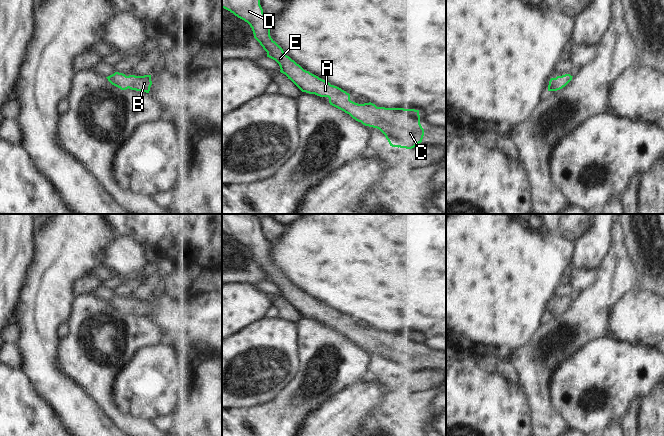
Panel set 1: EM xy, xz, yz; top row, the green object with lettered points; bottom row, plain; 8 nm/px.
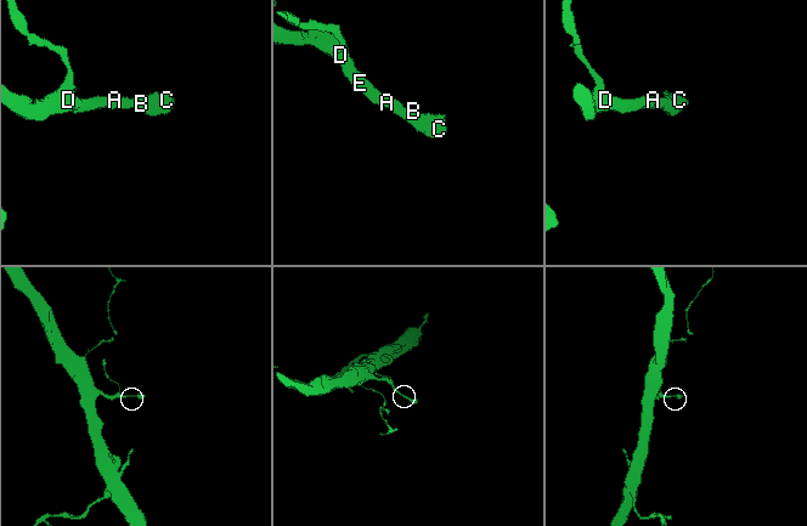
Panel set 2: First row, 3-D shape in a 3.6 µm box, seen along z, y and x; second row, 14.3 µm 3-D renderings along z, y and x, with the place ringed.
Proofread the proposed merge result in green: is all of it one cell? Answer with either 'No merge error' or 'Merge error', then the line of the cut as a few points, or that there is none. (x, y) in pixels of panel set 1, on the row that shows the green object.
No merge error. No split.

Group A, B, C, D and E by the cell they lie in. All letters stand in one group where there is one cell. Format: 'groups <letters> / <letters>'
groups A B C D E

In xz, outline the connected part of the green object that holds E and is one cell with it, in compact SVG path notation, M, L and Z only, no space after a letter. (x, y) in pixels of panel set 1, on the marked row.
M222 0L222 8L247 22L254 38L275 60L285 74L302 92L328 97L330 105L349 114L365 126L379 129L390 146L412 149L422 142L424 129L420 124L419 110L377 107L369 102L358 104L341 88L304 70L287 56L270 36L270 19L263 13L260 0Z

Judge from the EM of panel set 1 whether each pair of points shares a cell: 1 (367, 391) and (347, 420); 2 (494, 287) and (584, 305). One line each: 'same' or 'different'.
1: same
2: different

